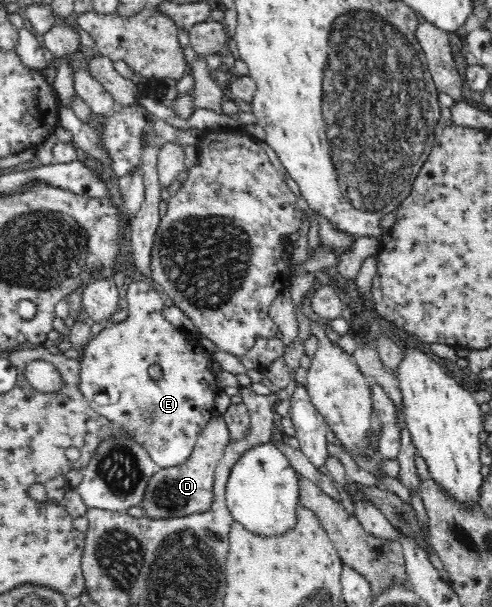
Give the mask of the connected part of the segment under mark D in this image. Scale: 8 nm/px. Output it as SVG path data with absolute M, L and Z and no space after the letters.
M219 414L214 415L198 435L196 446L182 465L159 469L150 478L140 505L146 511L145 515L154 519L170 519L208 511L213 502L215 469L231 441L226 420Z

